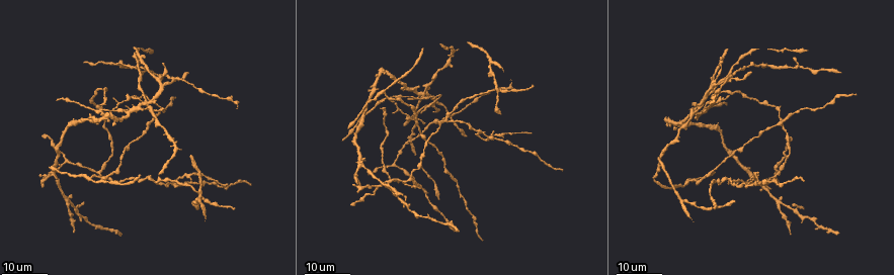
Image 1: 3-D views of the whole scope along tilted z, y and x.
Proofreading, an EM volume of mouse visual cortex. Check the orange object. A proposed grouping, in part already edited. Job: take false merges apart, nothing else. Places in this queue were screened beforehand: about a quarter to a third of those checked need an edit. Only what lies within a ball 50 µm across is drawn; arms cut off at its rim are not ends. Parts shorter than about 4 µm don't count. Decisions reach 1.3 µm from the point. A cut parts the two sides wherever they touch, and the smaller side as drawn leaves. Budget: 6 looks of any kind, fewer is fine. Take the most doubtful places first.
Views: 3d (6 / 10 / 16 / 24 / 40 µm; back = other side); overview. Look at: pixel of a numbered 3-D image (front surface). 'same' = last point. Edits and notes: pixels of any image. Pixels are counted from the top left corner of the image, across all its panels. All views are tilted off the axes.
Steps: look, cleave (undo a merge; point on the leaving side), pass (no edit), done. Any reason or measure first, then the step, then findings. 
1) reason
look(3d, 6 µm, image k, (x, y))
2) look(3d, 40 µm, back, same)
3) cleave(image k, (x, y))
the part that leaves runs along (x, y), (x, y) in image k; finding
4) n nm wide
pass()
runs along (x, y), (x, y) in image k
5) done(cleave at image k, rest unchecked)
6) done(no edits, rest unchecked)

small branch off a trunk
look(3d, 16 µm, image 1, (479, 133))

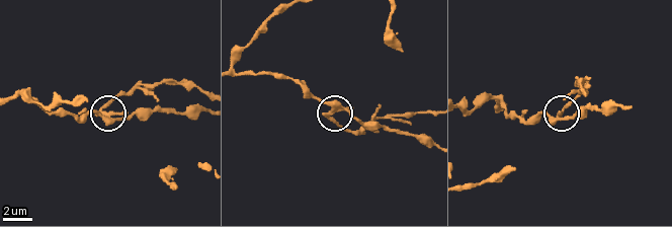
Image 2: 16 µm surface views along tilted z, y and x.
zoom in
look(3d, 10 µm, image 2, (334, 110))

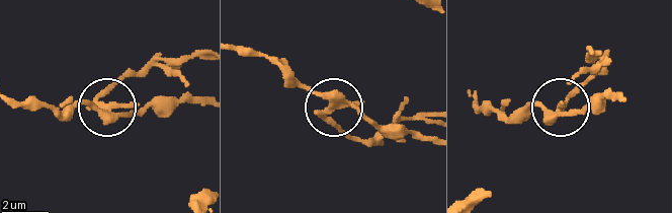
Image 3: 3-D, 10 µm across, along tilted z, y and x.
270 nm wide
cleave(image 3, (113, 84))
a second cell is stuck on

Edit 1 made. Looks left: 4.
look(3d, 24 µm, image 1, (170, 77))

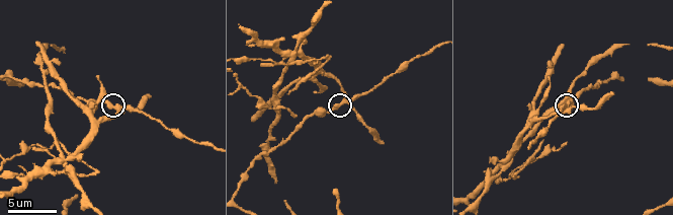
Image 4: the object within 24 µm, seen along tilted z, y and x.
look(3d, 10 µm, image 4, (118, 107))

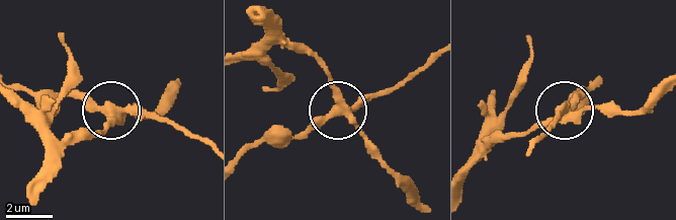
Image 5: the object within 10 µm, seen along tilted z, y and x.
4 arms
pass()
continuous, no second cell

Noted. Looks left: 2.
four-way junction
look(3d, 10 µm, image 4, (311, 79))

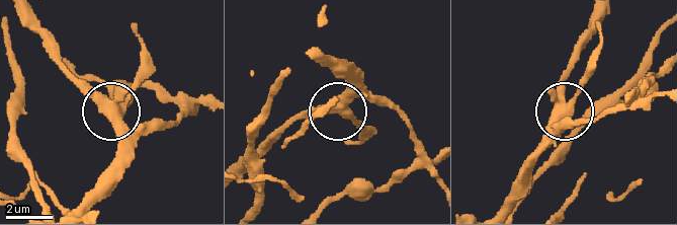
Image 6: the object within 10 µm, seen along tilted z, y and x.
closer look
look(3d, 6 µm, image 6, (115, 105))

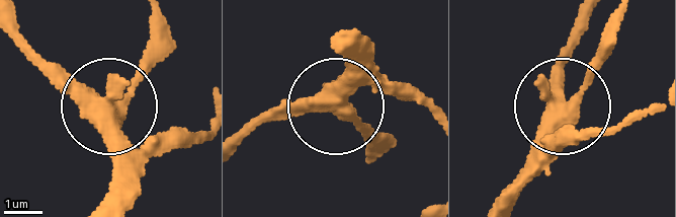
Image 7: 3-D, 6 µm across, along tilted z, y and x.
side arm 5 µm; 4 arms
pass()
one cell here

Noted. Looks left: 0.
done(cleave at image 3, rest unchecked)

